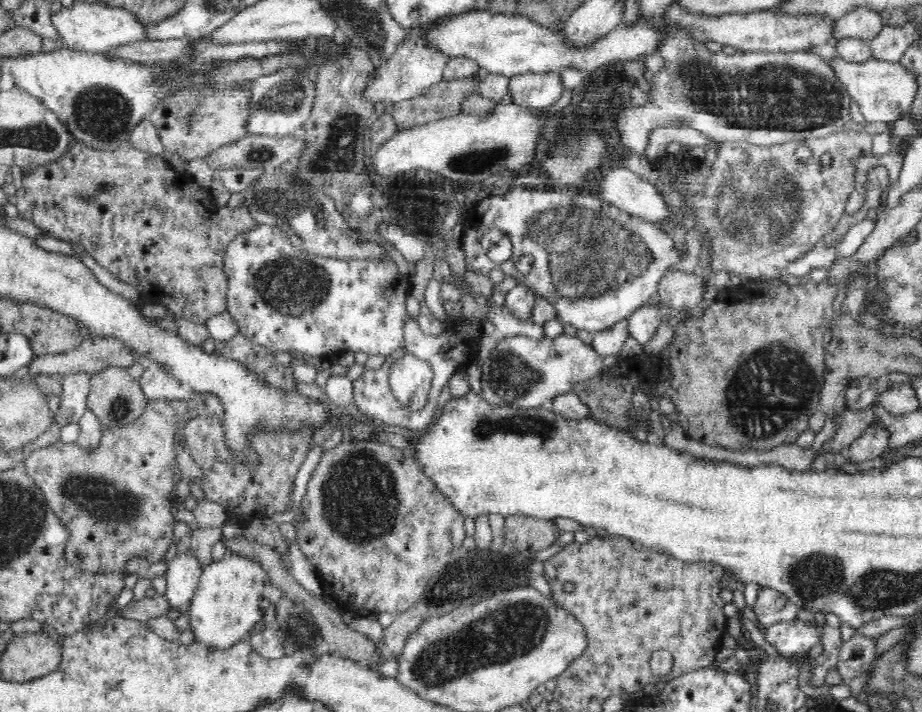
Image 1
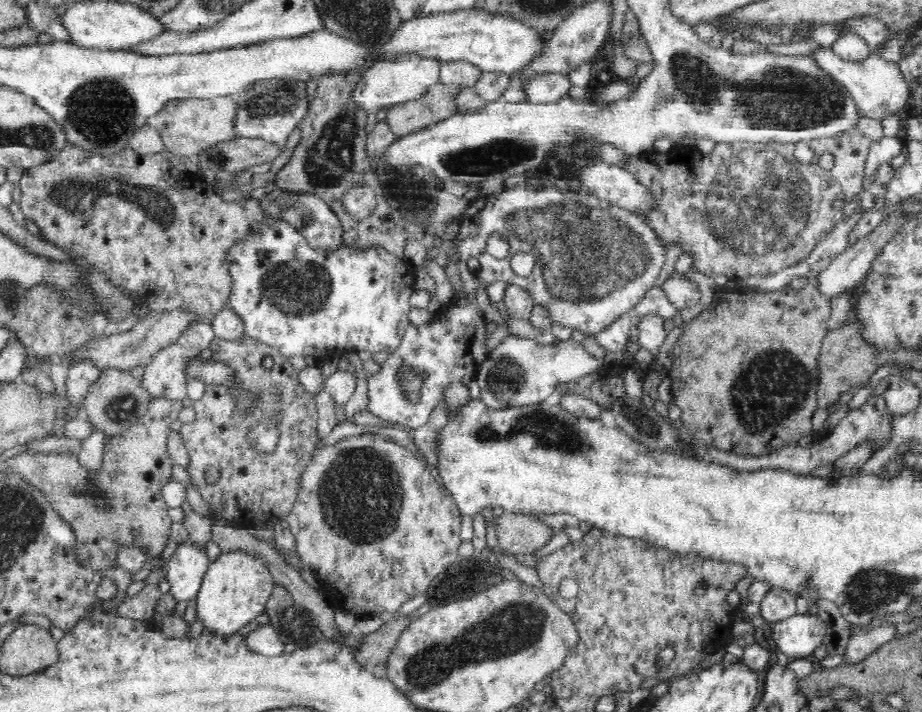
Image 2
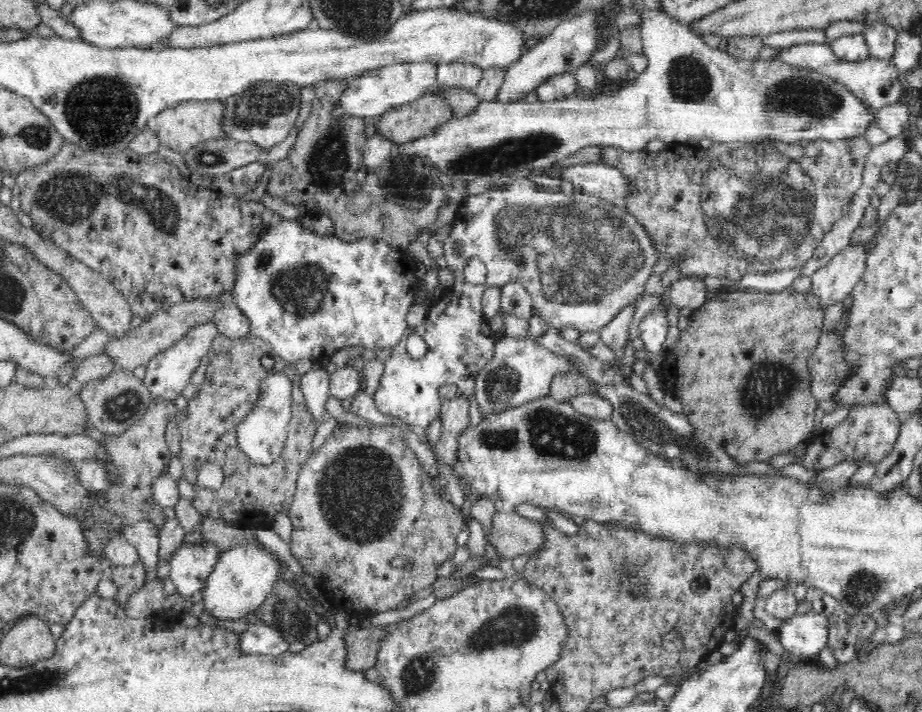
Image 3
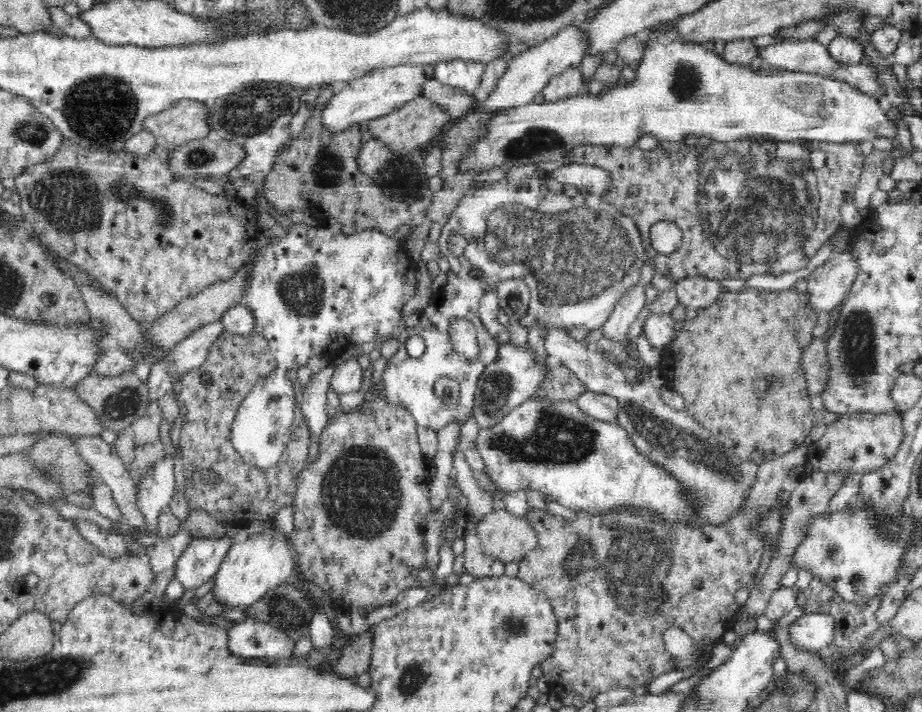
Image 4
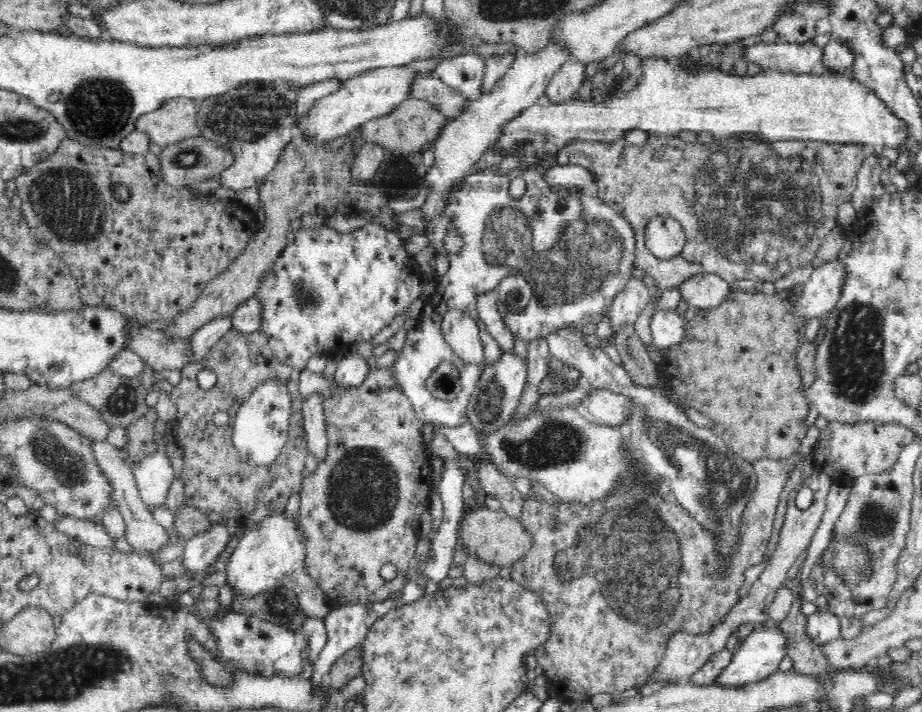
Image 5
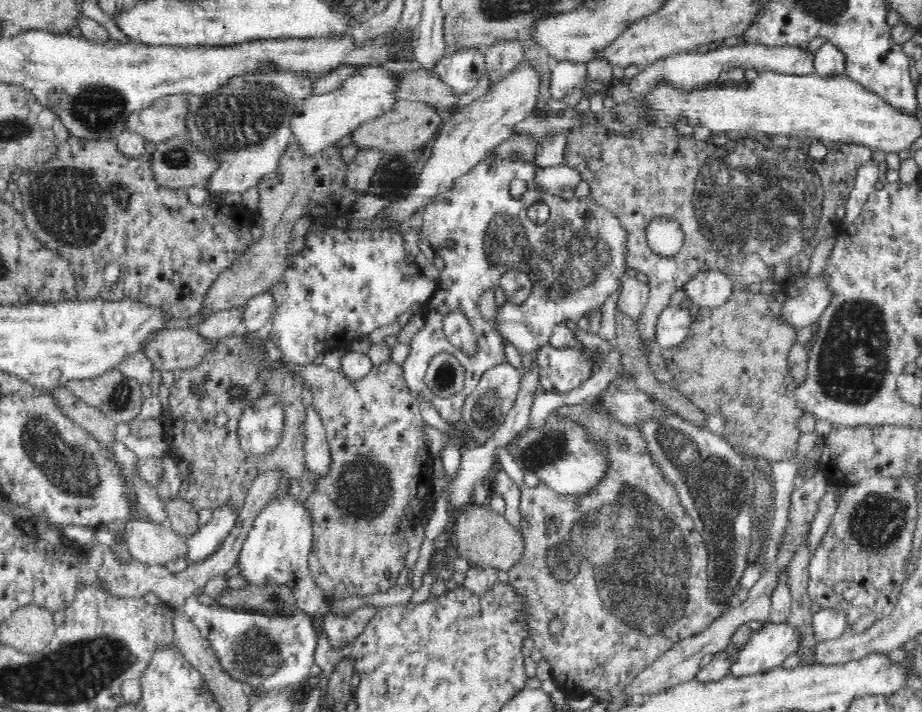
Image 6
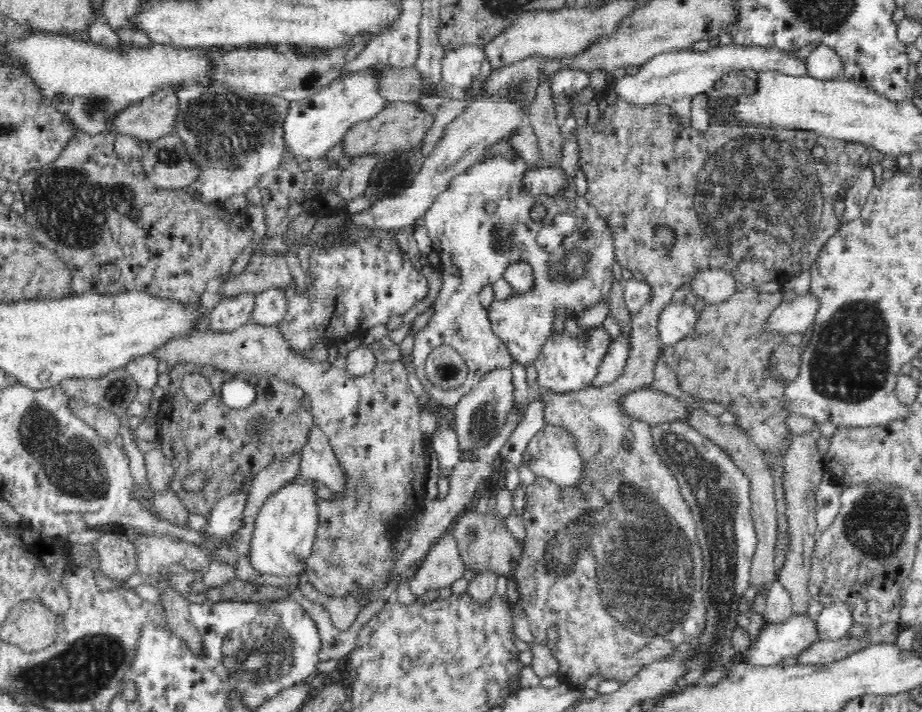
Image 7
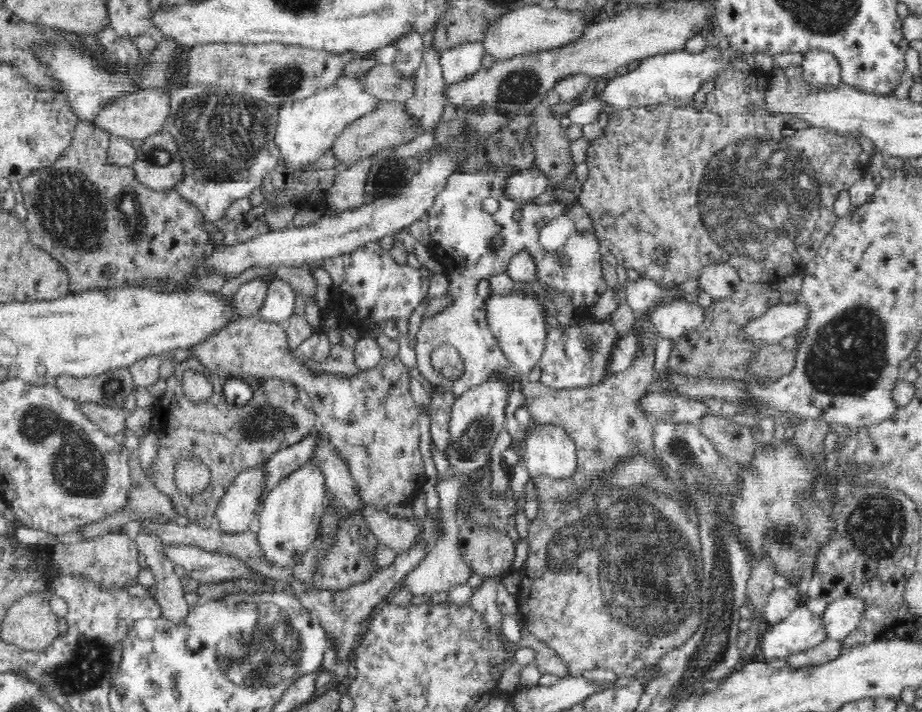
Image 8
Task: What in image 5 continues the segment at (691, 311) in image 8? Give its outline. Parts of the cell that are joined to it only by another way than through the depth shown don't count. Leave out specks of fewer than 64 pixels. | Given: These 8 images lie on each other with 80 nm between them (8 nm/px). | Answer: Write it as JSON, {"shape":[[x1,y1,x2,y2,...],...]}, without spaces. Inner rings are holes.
{"shape":[[676,309,655,311,650,322,652,342,662,350,684,342,686,324,686,318]]}

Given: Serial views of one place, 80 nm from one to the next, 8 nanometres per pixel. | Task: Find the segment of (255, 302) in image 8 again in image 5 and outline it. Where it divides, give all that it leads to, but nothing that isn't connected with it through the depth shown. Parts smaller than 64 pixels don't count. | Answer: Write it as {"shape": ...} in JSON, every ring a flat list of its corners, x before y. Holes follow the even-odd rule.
{"shape":[[224,315,210,319,204,326,197,328,190,336,194,347,192,362,200,362,224,334,234,330,232,322,234,322,232,315]]}

